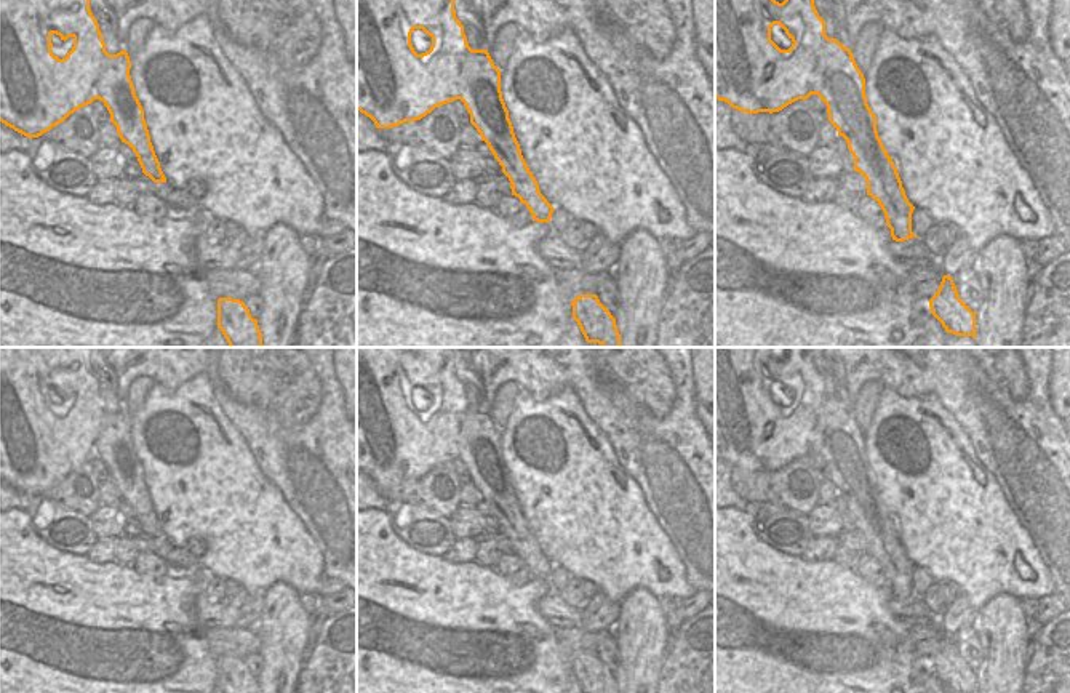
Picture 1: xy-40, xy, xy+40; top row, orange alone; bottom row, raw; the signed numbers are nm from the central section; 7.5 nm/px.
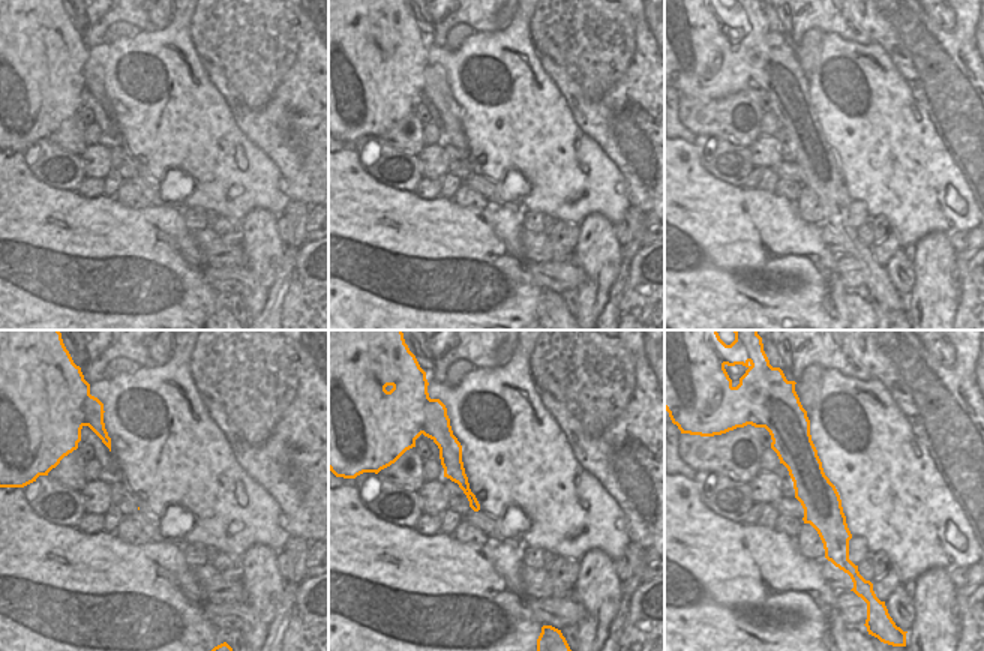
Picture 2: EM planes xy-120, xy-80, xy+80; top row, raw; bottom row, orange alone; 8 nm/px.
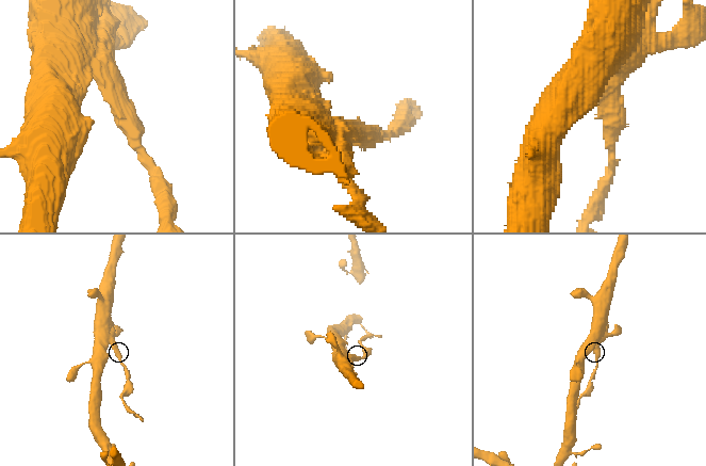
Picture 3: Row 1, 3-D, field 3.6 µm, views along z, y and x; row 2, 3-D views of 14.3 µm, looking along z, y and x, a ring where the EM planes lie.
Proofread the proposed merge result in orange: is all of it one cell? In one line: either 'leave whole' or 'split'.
split

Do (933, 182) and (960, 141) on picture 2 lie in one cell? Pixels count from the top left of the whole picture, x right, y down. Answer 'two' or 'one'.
two

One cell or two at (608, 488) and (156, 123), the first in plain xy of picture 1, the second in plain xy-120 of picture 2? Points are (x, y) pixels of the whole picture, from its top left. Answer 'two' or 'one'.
one

